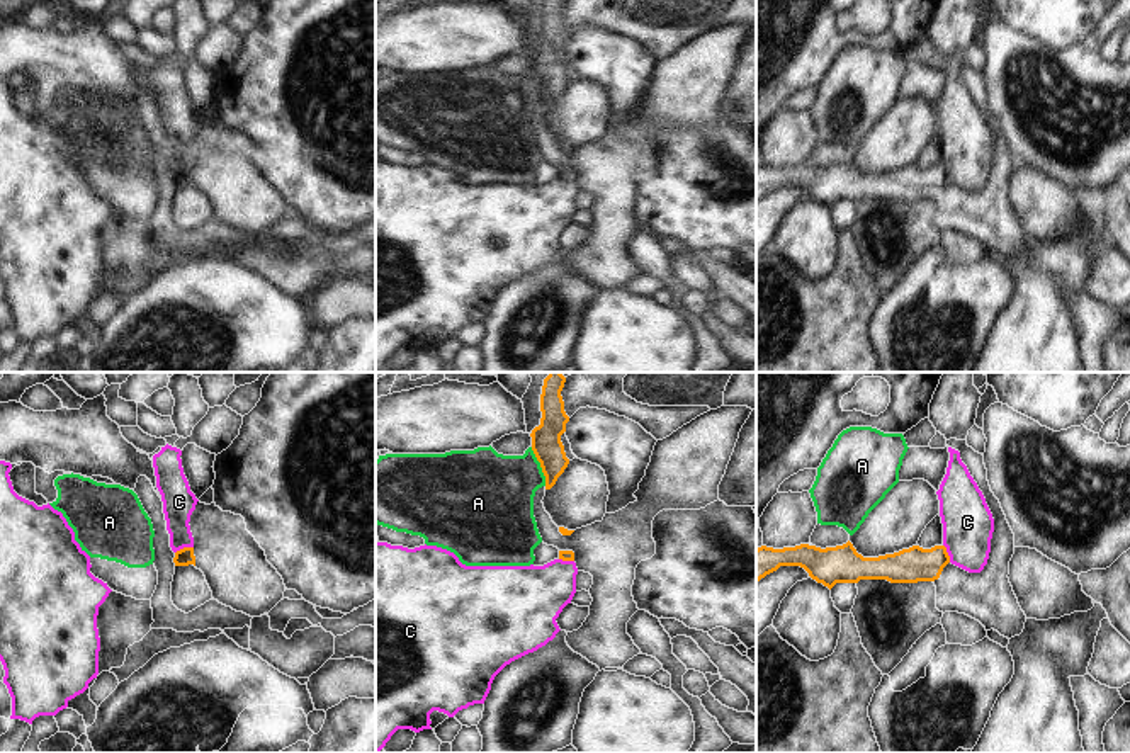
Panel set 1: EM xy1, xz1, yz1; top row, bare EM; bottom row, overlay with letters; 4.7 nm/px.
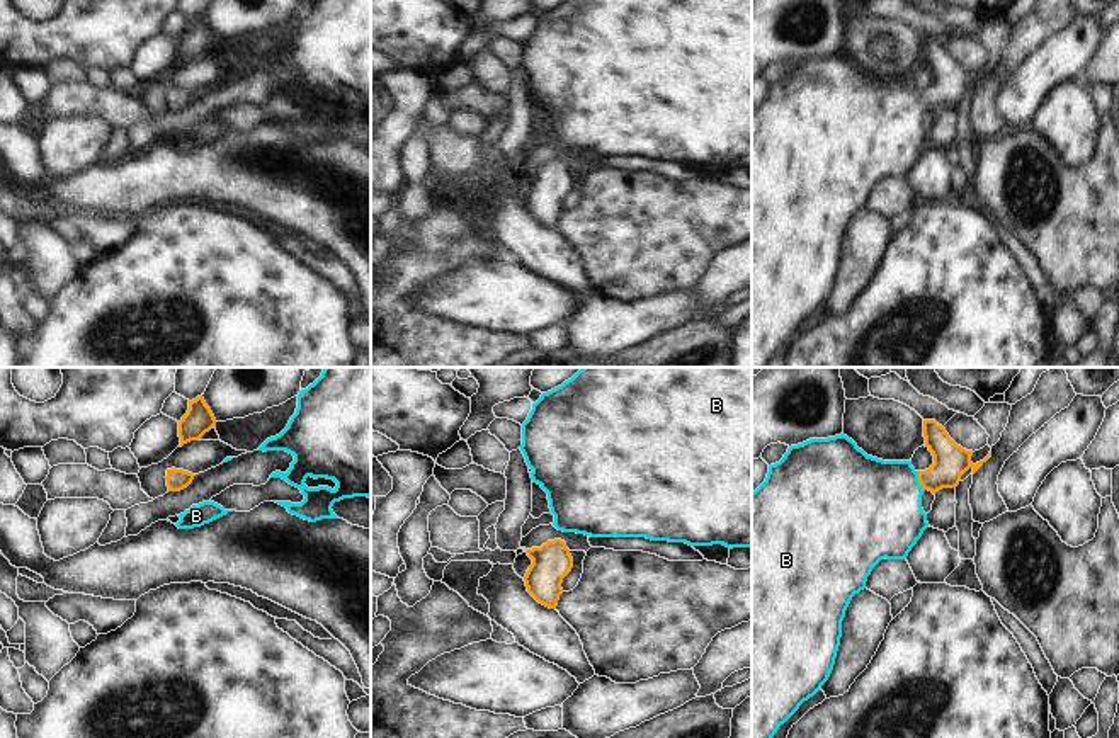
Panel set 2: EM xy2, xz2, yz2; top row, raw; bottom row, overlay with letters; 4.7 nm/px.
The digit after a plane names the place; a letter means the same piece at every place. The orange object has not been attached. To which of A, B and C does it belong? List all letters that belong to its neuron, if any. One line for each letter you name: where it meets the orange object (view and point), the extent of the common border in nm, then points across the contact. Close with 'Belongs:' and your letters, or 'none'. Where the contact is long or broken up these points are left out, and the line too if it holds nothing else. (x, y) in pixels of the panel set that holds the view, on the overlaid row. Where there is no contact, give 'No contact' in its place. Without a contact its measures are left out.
B: Touches orange at yz2 (919, 480). Shared border 100 nm. Path across: yz2 (951, 461), (932, 480), (919, 480), (895, 488), (874, 509)
Belongs: B

